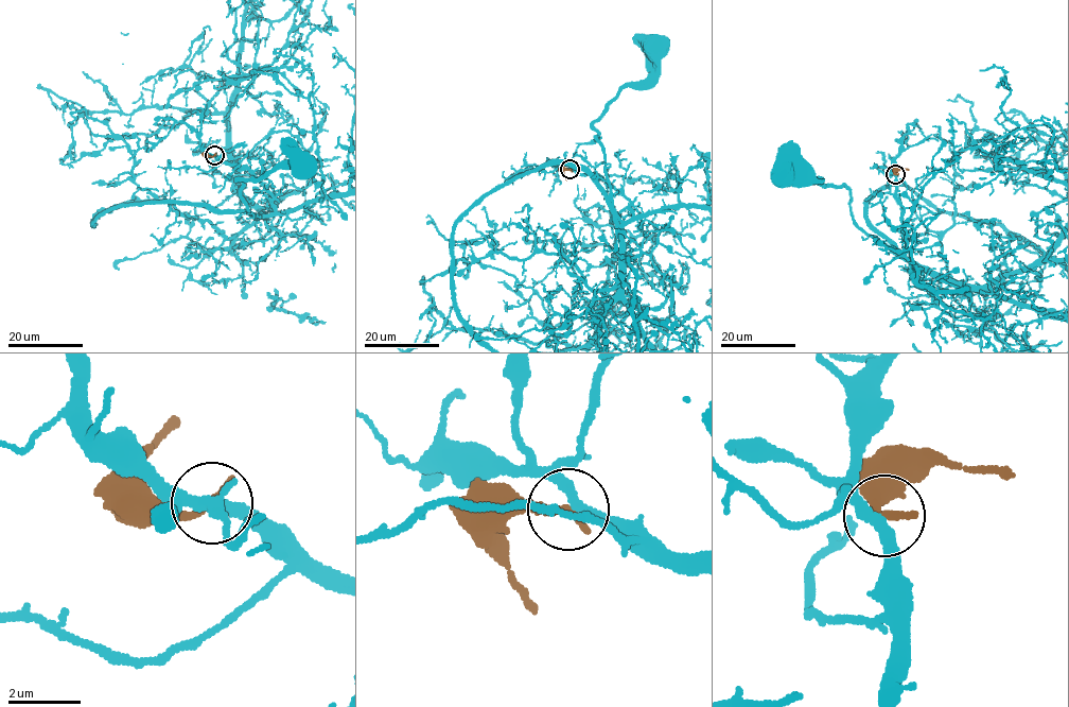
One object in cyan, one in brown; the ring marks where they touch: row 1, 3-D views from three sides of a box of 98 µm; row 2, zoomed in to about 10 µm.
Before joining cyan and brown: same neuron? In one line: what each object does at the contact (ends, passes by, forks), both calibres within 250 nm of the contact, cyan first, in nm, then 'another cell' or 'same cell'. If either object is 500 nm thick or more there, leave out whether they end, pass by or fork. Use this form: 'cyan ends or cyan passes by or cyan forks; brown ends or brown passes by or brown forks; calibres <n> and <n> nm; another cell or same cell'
cyan passes by; brown ends; calibres 300 and 280 nm; another cell

